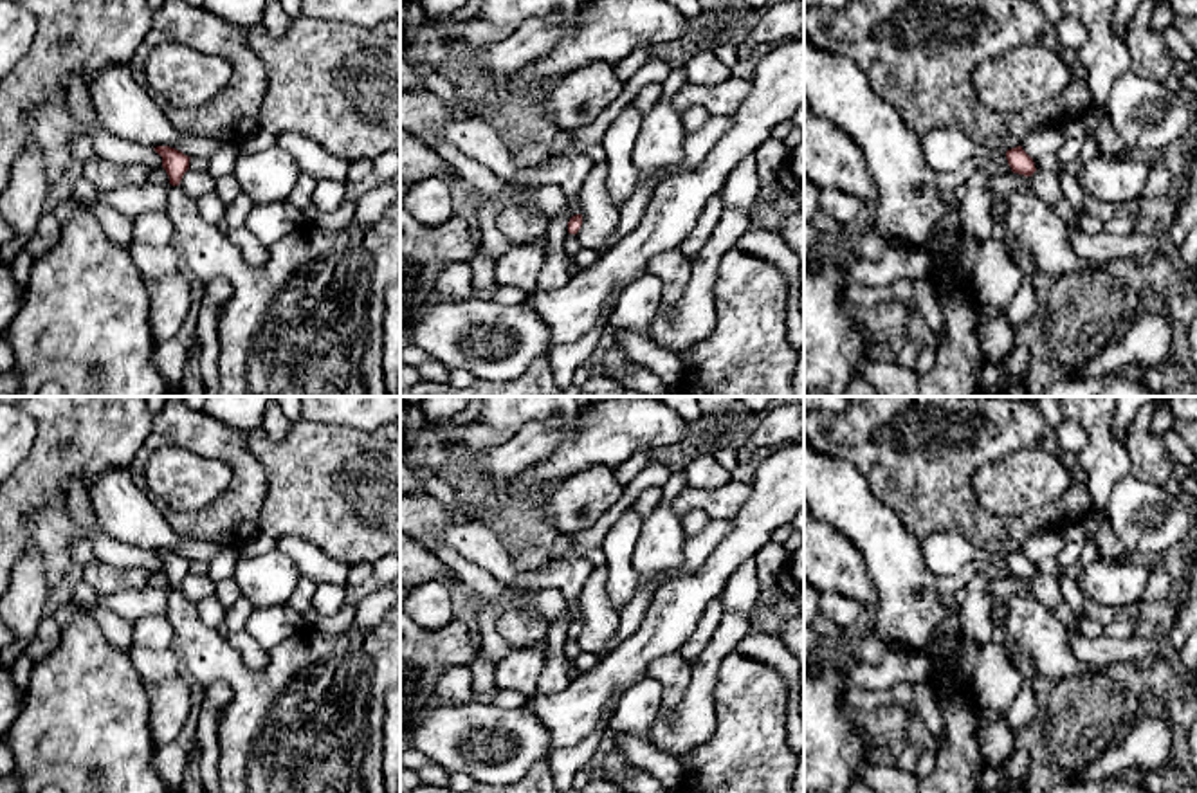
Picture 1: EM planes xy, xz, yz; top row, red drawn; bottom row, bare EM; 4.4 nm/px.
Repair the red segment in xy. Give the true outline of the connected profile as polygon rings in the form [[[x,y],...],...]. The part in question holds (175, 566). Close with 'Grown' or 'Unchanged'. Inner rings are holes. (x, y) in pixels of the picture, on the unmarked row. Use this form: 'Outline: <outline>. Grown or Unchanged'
Outline: [[[157,550],[153,553],[162,561],[162,571],[169,580],[169,588],[178,589],[184,577],[189,573],[191,561],[169,550]]]. Unchanged

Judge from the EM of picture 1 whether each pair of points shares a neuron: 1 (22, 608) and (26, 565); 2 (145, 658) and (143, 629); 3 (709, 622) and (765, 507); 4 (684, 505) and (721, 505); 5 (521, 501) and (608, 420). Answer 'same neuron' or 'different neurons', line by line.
1: same neuron
2: different neurons
3: different neurons
4: same neuron
5: same neuron

